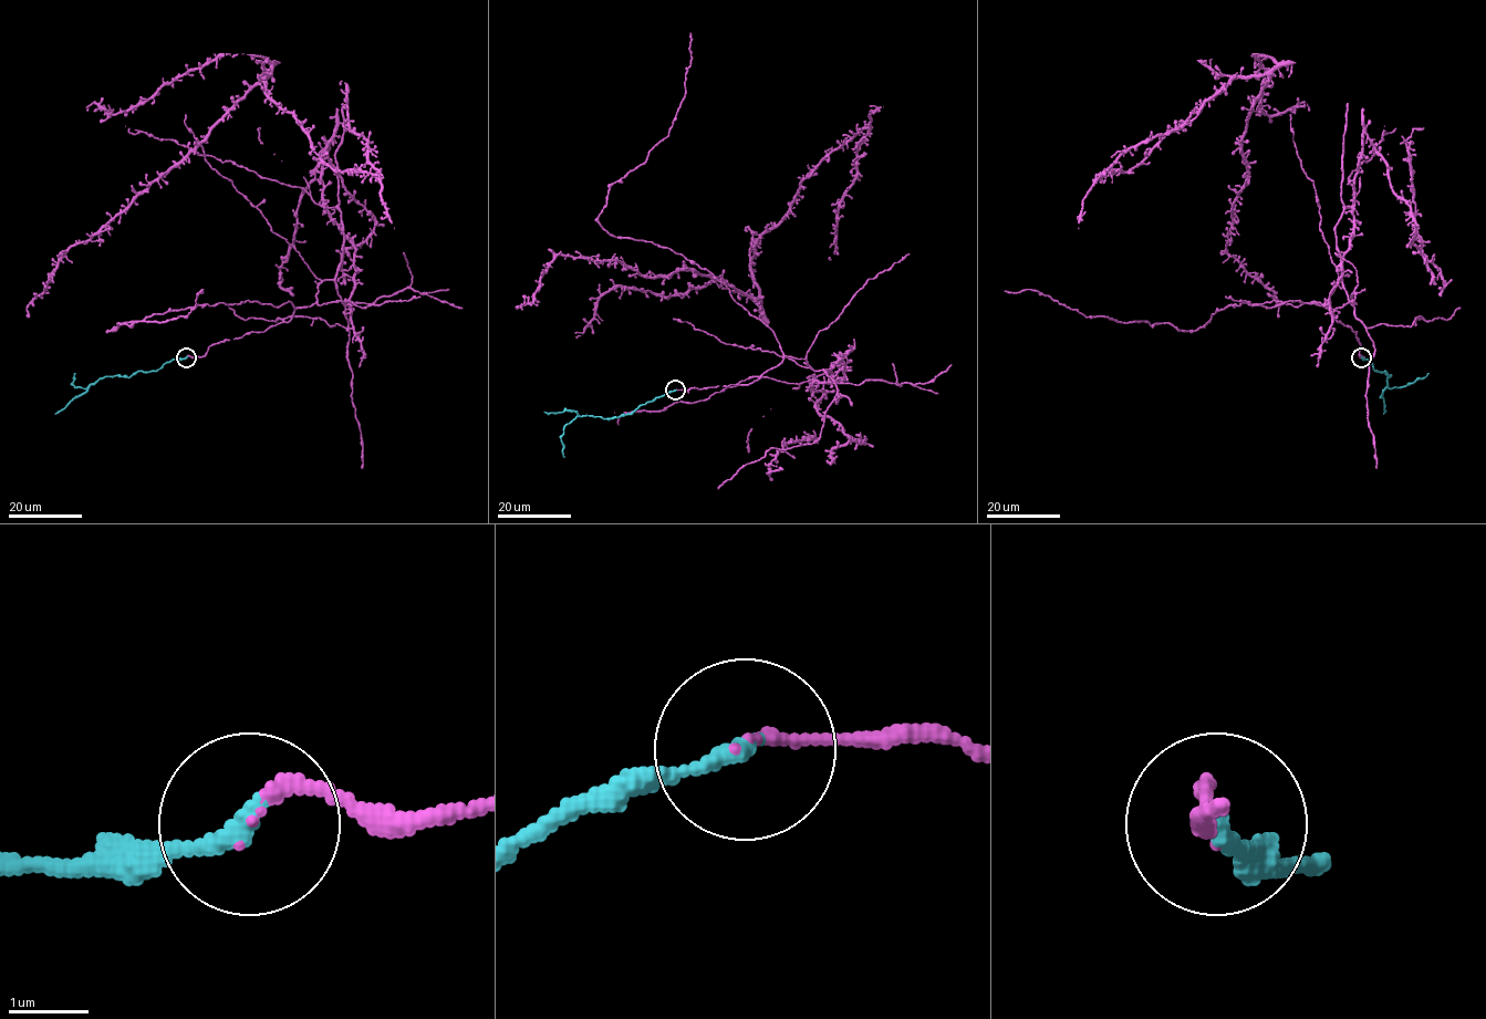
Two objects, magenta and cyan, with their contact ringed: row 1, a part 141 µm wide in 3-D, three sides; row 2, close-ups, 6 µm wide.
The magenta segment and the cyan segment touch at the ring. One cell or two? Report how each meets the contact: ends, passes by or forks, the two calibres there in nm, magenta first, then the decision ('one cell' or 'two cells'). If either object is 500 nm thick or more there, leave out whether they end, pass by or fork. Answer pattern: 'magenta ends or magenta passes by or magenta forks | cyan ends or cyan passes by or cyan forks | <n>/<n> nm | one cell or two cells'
magenta ends | cyan ends | 140/240 nm | one cell

